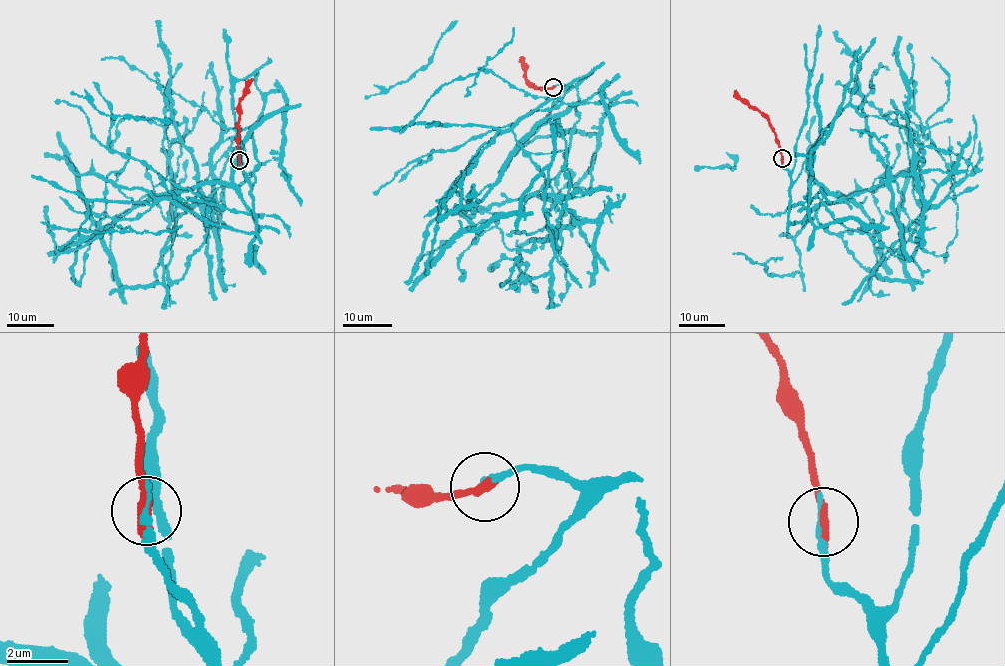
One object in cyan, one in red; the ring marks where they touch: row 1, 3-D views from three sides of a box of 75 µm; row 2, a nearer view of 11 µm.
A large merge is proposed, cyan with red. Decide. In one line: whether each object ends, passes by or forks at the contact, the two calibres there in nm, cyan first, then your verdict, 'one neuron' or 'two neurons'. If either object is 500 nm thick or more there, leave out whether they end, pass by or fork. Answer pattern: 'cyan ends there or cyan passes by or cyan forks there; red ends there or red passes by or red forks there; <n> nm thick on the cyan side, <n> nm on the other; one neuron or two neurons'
cyan ends there; red ends there; 200 nm thick on the cyan side, 400 nm on the other; one neuron

